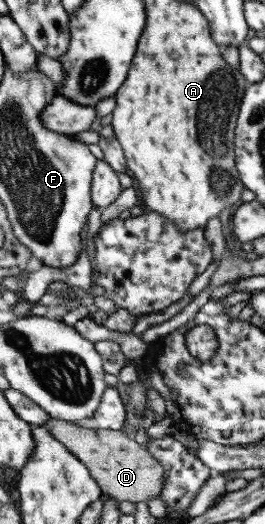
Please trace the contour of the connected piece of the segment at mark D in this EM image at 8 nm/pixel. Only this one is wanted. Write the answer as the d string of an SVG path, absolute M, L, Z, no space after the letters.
M50 419L41 426L47 428L57 441L62 441L63 445L87 466L103 494L131 503L147 502L154 497L160 497L166 480L163 466L149 453L147 447L137 443L133 436L122 430L89 429L59 419Z

